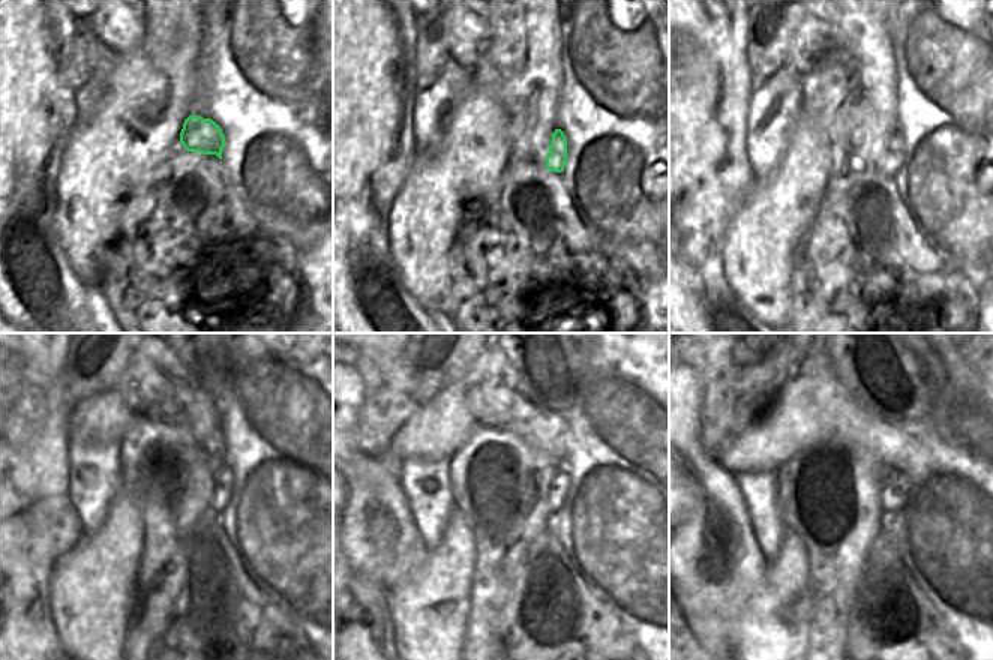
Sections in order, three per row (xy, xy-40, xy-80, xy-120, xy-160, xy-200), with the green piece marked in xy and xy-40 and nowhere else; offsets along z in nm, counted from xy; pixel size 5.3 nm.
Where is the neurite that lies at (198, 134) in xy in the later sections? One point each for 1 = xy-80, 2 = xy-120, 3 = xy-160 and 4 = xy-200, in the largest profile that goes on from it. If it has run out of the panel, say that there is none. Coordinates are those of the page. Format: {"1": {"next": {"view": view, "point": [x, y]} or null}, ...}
{"1": {"next": {"view": "xy-80", "point": [894, 150]}}, "2": {"next": {"view": "xy-120", "point": [224, 483]}}, "3": {"next": {"view": "xy-160", "point": [560, 483]}}, "4": {"next": {"view": "xy-200", "point": [894, 491]}}}

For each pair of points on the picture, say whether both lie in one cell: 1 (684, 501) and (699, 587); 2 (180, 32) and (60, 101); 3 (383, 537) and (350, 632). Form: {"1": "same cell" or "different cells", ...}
{"1": "different cells", "2": "different cells", "3": "different cells"}

